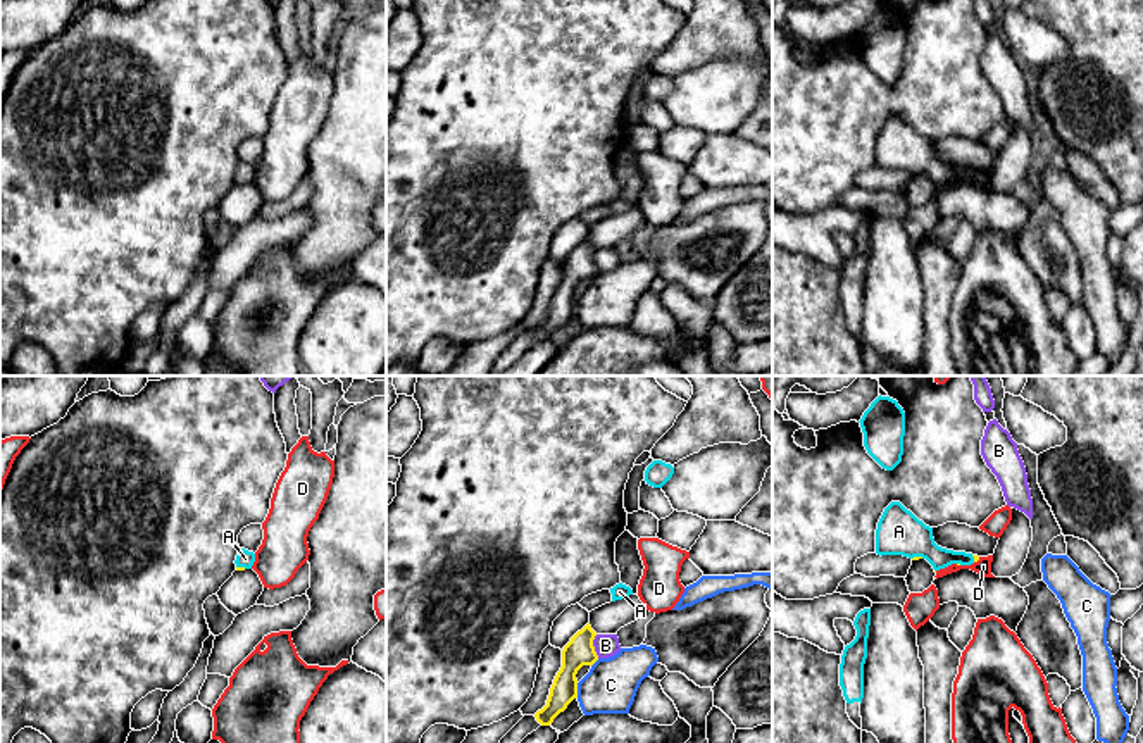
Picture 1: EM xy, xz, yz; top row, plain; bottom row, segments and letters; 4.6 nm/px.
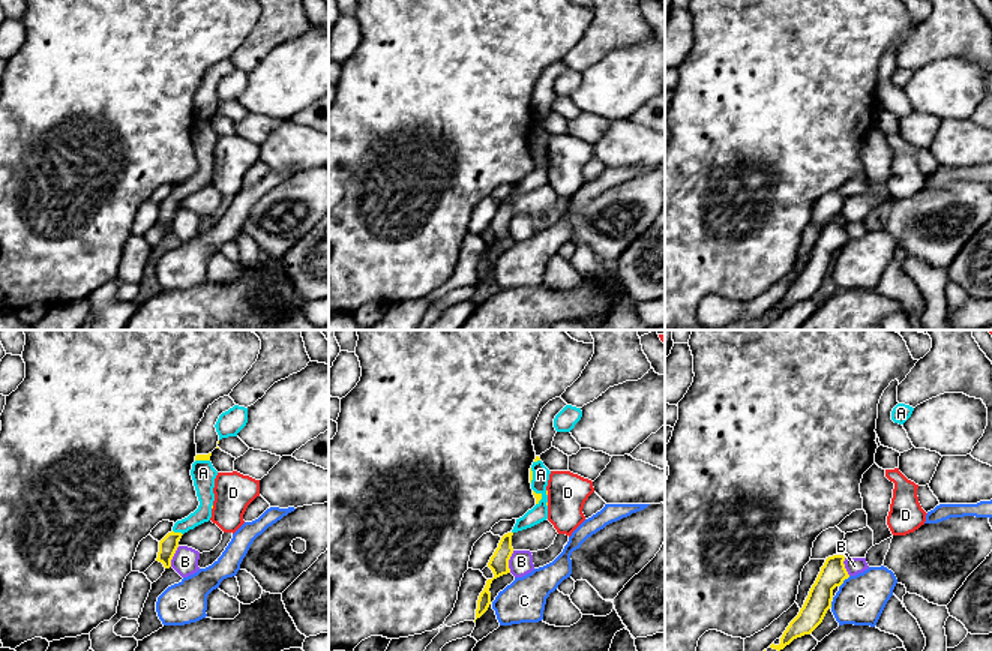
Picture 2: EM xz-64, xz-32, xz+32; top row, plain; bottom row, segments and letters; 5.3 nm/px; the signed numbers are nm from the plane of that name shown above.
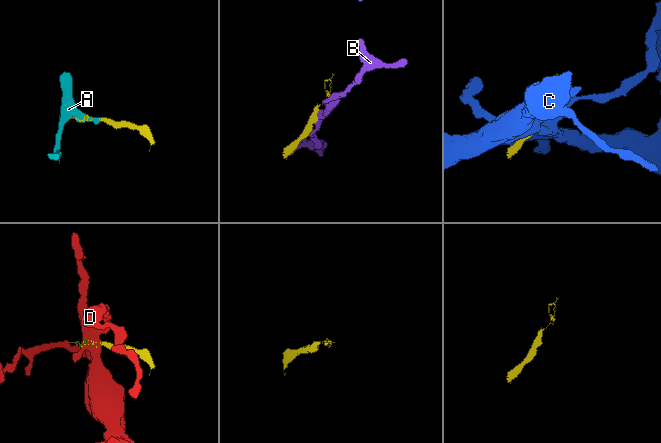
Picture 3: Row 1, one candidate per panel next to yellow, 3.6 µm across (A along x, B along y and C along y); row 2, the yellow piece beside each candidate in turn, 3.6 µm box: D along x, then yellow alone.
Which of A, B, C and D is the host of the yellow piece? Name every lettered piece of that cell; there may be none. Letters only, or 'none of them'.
A

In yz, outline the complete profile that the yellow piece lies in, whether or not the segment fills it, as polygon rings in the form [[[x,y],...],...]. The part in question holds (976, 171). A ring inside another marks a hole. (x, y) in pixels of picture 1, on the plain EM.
[[[891,116],[878,136],[876,167],[903,169],[912,174],[926,172],[934,186],[952,178],[971,179],[979,174],[977,169],[938,160],[933,141],[919,134],[900,116]]]

